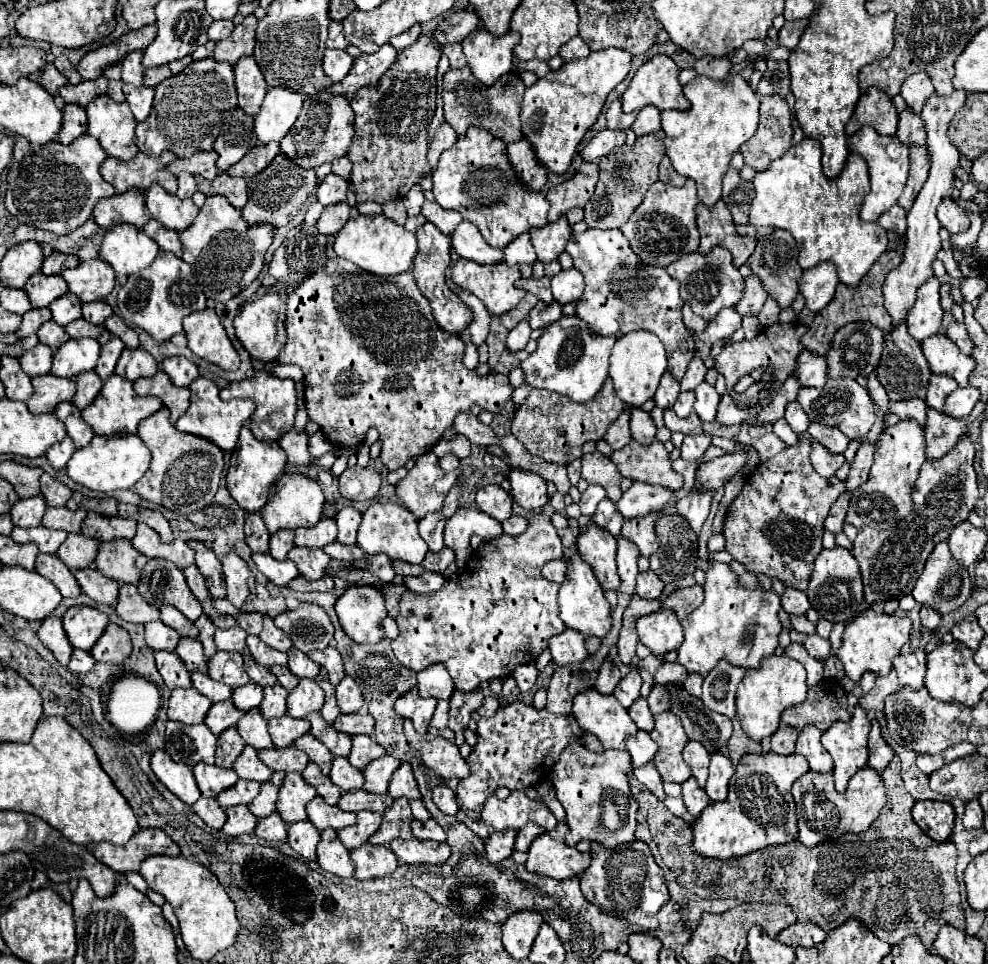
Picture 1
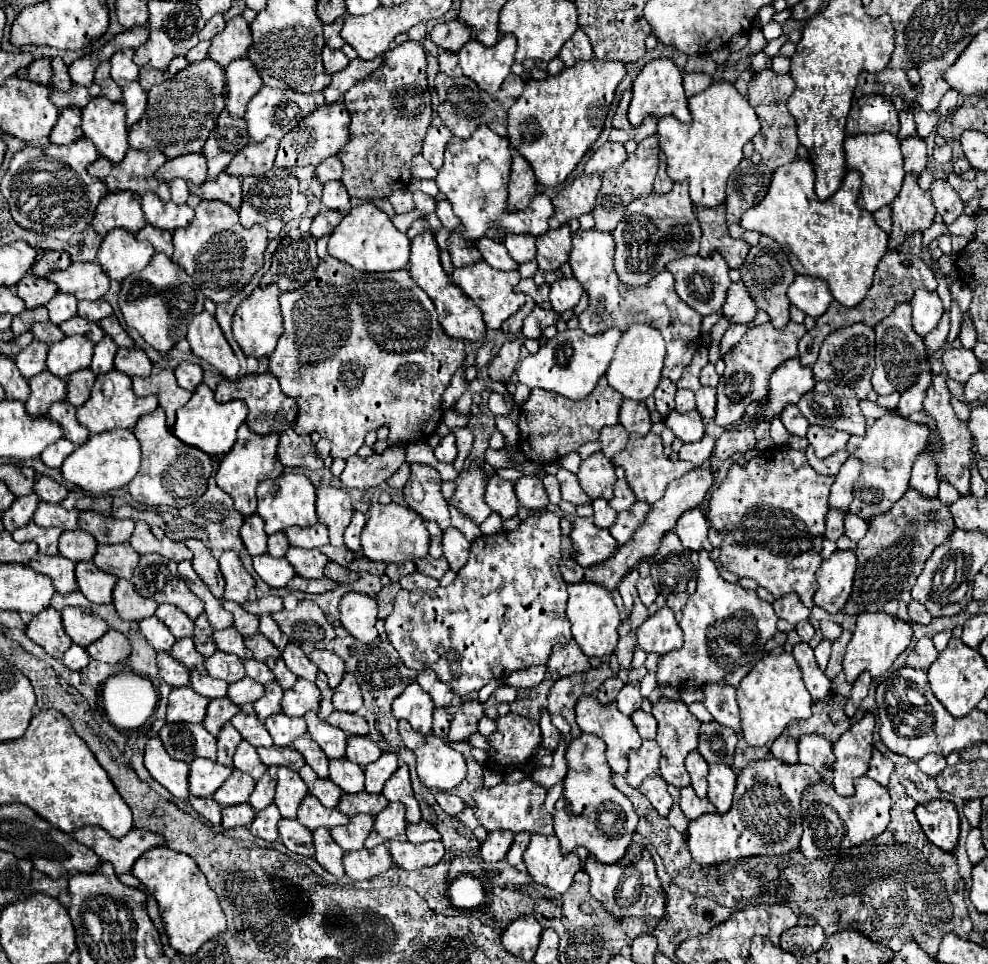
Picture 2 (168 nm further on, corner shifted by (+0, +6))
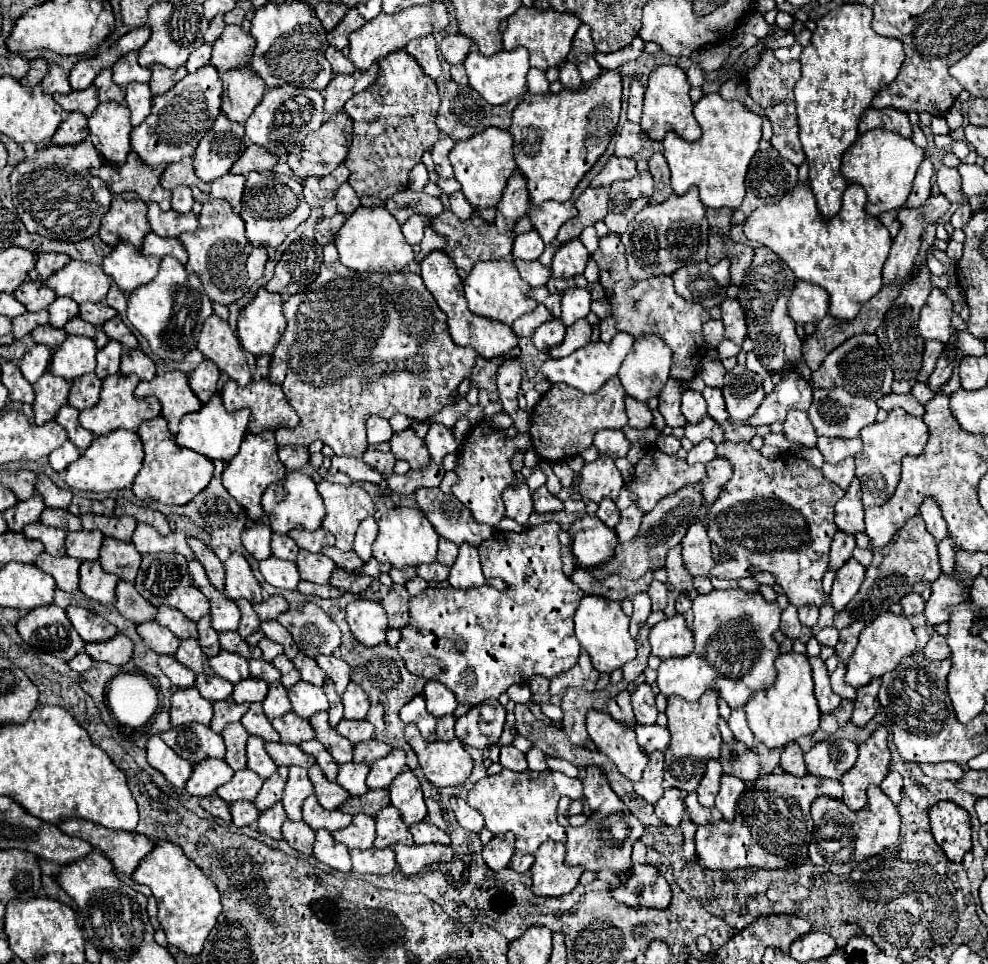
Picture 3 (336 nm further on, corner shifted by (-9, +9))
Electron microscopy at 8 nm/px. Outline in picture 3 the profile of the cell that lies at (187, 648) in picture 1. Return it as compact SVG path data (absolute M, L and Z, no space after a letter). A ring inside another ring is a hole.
M188 638L188 640L182 640L180 646L178 646L178 652L174 654L176 660L184 666L188 666L190 670L194 670L196 674L212 674L212 668L208 664L208 658L206 654L202 652L202 648L198 646L198 640L196 638Z

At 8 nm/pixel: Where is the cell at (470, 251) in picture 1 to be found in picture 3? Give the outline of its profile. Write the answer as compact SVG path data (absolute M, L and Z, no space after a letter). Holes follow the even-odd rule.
M512 258L516 270L520 272L520 276L530 284L530 286L544 286L548 282L548 278L552 276L552 272L542 266L540 262L516 262L518 258Z

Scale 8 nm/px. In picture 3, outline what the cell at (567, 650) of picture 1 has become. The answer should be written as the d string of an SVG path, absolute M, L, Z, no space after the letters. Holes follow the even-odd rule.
M582 652L576 666L572 666L570 670L552 678L550 694L554 696L554 694L558 694L570 686L584 688L584 690L592 692L596 686L596 680L598 680L598 672L594 672L594 666L590 666L590 656L586 652Z

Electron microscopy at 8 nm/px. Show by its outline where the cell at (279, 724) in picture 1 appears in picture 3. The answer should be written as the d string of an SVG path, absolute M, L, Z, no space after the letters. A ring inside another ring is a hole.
M288 712L280 718L274 718L272 726L278 730L280 740L288 742L288 744L300 744L300 742L314 738L314 728L310 726L310 722L300 718L294 712Z

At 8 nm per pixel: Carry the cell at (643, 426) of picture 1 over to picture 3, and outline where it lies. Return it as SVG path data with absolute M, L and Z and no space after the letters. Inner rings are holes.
M626 396L626 414L628 414L628 426L630 428L648 428L652 426L652 410L646 402L638 402L630 396Z

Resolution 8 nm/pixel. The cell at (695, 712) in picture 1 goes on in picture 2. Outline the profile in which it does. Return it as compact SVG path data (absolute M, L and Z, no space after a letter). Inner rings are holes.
M717 721L701 725L699 753L705 757L709 765L723 763L727 767L733 767L735 745L737 745L737 735L733 733L733 729L729 731L723 725L717 725Z

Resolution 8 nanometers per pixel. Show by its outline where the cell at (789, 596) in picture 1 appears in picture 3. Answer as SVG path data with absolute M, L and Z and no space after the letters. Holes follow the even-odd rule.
M788 604L788 606L782 610L780 630L782 630L786 636L790 636L790 638L796 640L798 634L800 634L800 628L802 628L802 624L800 624L800 620L798 620L798 608L792 606L792 604Z

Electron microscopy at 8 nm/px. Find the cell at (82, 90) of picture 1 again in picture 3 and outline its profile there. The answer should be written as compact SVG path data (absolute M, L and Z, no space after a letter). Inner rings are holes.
M90 86L86 90L72 90L70 94L54 94L54 100L66 112L82 112L84 116L92 116L96 106L100 104L98 90L94 90L94 86Z

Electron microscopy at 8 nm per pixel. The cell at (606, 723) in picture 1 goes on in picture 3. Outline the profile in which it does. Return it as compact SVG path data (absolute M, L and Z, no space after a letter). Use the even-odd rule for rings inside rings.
M590 710L586 716L586 726L590 740L618 766L628 780L636 782L642 778L648 764L648 754L638 748L632 726L614 722L614 718L610 718L604 710Z

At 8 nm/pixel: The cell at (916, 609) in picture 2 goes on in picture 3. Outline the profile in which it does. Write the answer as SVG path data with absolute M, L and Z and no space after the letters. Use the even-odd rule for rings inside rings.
M910 592L910 594L906 594L906 598L902 598L900 604L902 604L906 616L922 614L924 608L926 608L926 602L924 602L924 598L922 598L918 592Z

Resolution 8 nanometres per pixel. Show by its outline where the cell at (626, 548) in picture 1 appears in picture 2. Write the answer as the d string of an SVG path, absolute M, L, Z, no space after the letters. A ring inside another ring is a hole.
M633 569L633 573L629 573L629 577L625 577L625 581L621 581L619 585L619 593L623 597L623 607L625 607L623 619L629 619L633 603L637 599L637 579L639 579L639 571Z

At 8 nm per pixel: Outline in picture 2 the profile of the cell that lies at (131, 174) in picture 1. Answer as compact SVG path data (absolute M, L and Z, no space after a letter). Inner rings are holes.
M129 149L125 153L125 159L119 165L111 165L111 161L105 161L99 157L91 167L89 173L101 181L105 181L107 191L133 191L137 195L143 195L147 191L155 191L161 201L169 201L169 185L155 179L153 169L149 165L149 153L141 153L135 149Z

